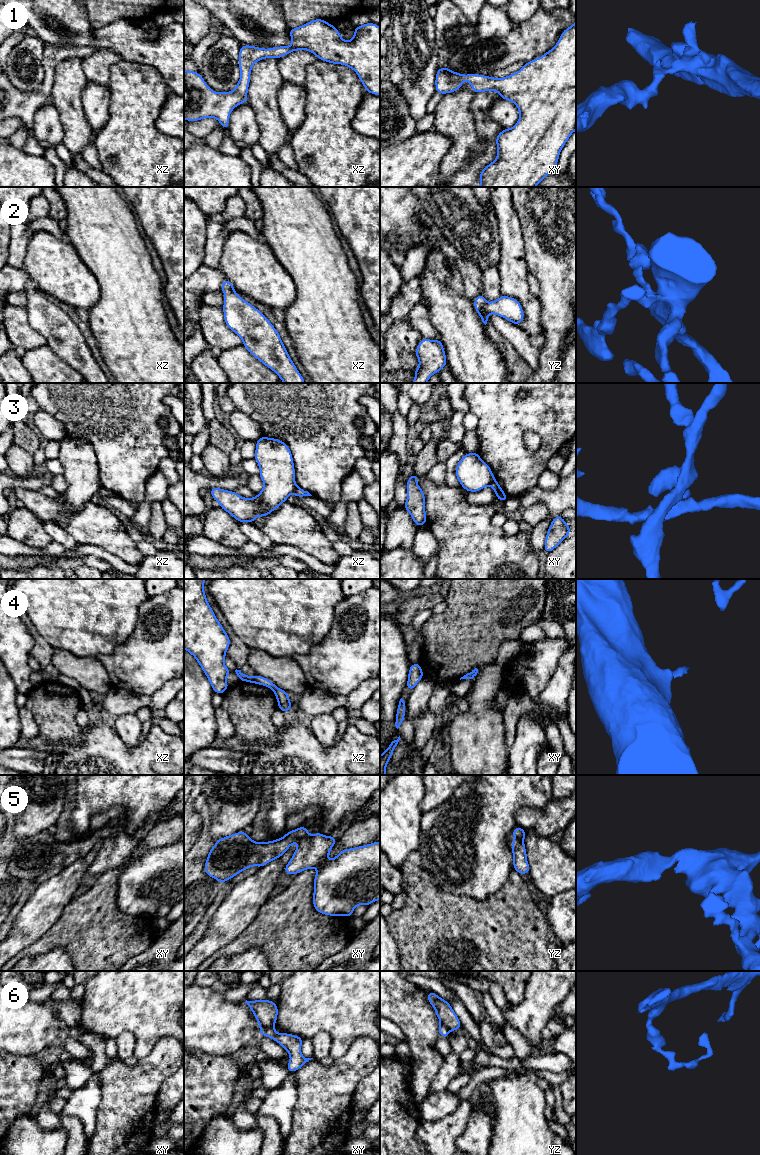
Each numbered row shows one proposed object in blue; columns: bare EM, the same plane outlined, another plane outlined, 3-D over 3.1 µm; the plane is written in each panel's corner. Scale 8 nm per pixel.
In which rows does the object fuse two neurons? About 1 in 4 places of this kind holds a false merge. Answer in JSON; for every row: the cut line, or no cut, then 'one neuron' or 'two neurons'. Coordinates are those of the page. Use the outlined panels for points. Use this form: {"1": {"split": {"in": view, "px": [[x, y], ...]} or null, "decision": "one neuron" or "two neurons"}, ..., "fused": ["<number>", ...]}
{"1": {"split": null, "decision": "one neuron"}, "2": {"split": null, "decision": "one neuron"}, "3": {"split": {"in": "xy", "px": [[493, 478], [489, 485]]}, "decision": "two neurons"}, "4": {"split": {"in": "xz", "px": [[277, 687], [273, 690]]}, "decision": "two neurons"}, "5": {"split": null, "decision": "one neuron"}, "6": {"split": {"in": "xy", "px": [[260, 1026], [273, 1027]]}, "decision": "two neurons"}, "fused": ["3", "4", "6"]}

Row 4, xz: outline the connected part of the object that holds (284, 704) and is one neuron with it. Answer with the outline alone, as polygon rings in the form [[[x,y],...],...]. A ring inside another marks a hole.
[[[277,687],[274,690],[274,694],[278,702],[278,709],[283,713],[289,711],[291,709],[292,702],[288,697],[288,692]]]

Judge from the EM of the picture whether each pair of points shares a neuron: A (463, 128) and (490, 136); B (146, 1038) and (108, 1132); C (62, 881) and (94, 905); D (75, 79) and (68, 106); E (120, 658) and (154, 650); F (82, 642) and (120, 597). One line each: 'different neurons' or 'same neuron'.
A: different neurons
B: different neurons
C: different neurons
D: same neuron
E: same neuron
F: same neuron

